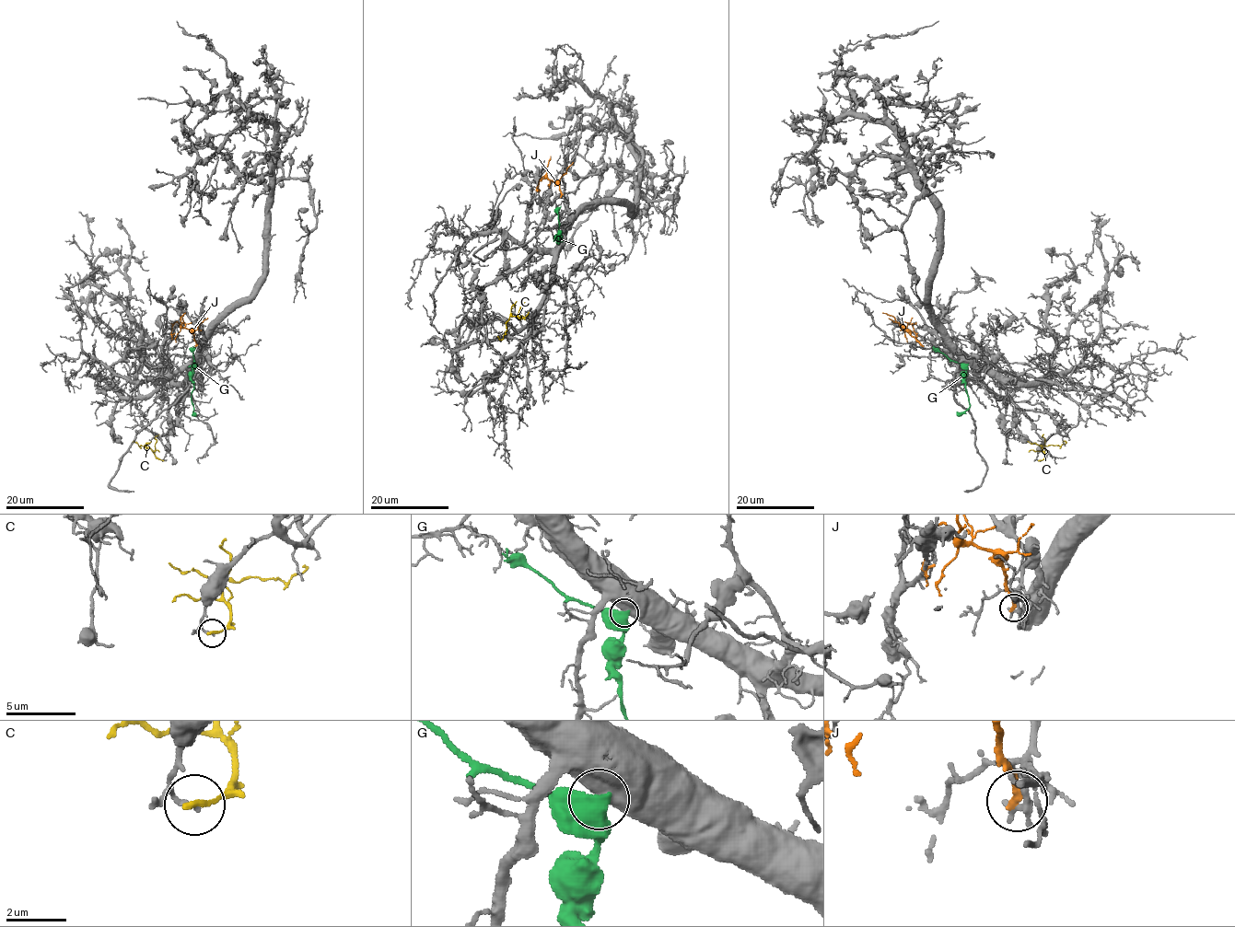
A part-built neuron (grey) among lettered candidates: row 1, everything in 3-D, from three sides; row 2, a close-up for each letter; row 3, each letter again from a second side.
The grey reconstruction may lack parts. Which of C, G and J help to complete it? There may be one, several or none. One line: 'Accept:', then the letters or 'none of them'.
Accept: none of them

